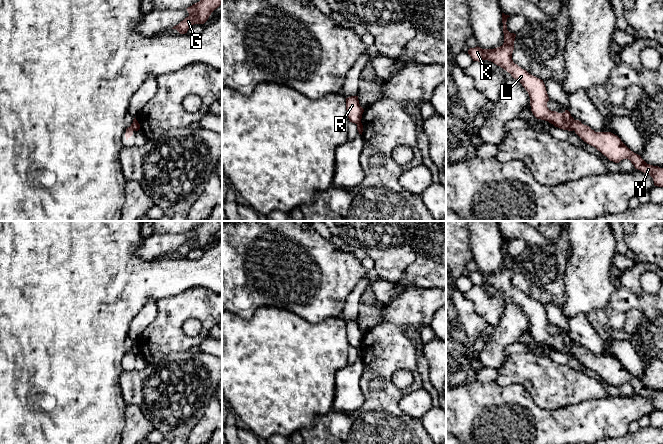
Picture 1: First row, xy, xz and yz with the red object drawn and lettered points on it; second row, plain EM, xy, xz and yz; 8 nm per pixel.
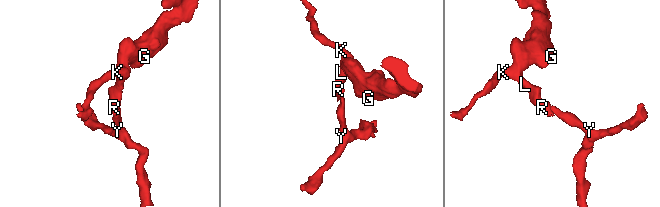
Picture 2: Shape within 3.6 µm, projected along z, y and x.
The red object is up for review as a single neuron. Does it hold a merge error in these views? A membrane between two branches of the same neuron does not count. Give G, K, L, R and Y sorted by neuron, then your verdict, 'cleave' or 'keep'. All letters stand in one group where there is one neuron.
G K L R / Y | cleave

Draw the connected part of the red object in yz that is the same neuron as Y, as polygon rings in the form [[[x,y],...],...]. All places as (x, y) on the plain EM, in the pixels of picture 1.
[[[579,344],[573,345],[572,352],[584,366],[595,371],[610,385],[619,387],[623,383],[628,383],[635,393],[650,399],[655,410],[663,411],[663,392],[647,388],[640,379],[631,375],[617,359],[611,356],[595,356]]]

